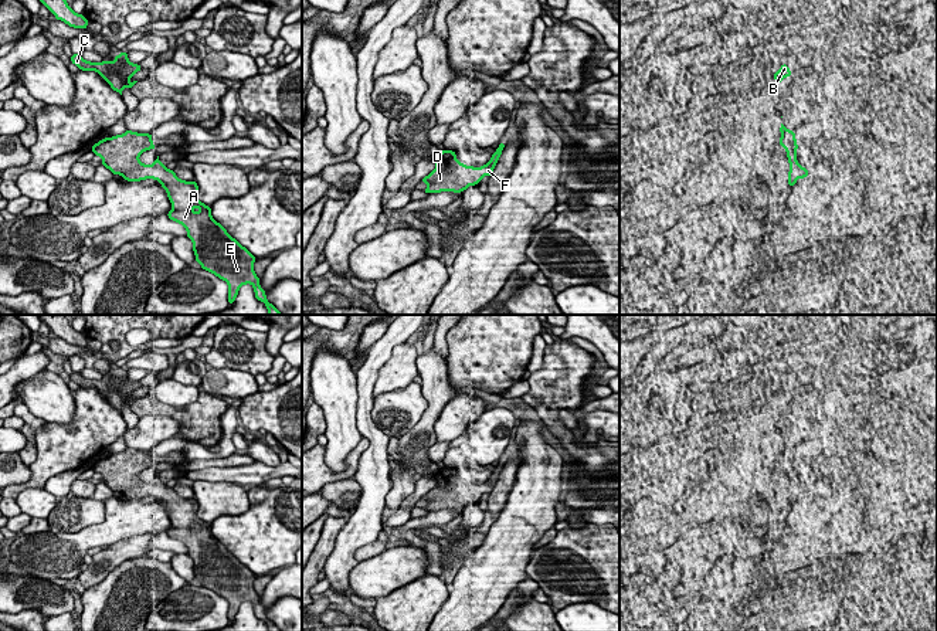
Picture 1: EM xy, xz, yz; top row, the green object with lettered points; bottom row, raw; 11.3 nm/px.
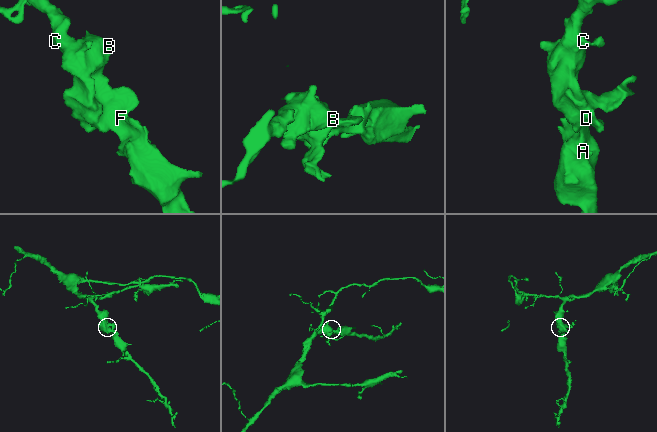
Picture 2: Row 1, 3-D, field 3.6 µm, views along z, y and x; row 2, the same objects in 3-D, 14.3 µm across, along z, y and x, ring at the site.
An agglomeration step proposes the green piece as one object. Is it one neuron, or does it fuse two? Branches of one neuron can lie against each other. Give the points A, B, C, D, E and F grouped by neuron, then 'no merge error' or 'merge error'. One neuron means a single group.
A B C D E F | no merge error

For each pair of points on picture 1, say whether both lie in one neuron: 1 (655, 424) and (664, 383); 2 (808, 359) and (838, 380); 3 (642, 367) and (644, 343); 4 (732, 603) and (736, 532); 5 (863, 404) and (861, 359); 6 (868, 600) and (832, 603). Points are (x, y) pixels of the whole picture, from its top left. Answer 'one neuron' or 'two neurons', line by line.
1: two neurons
2: two neurons
3: two neurons
4: one neuron
5: one neuron
6: two neurons

